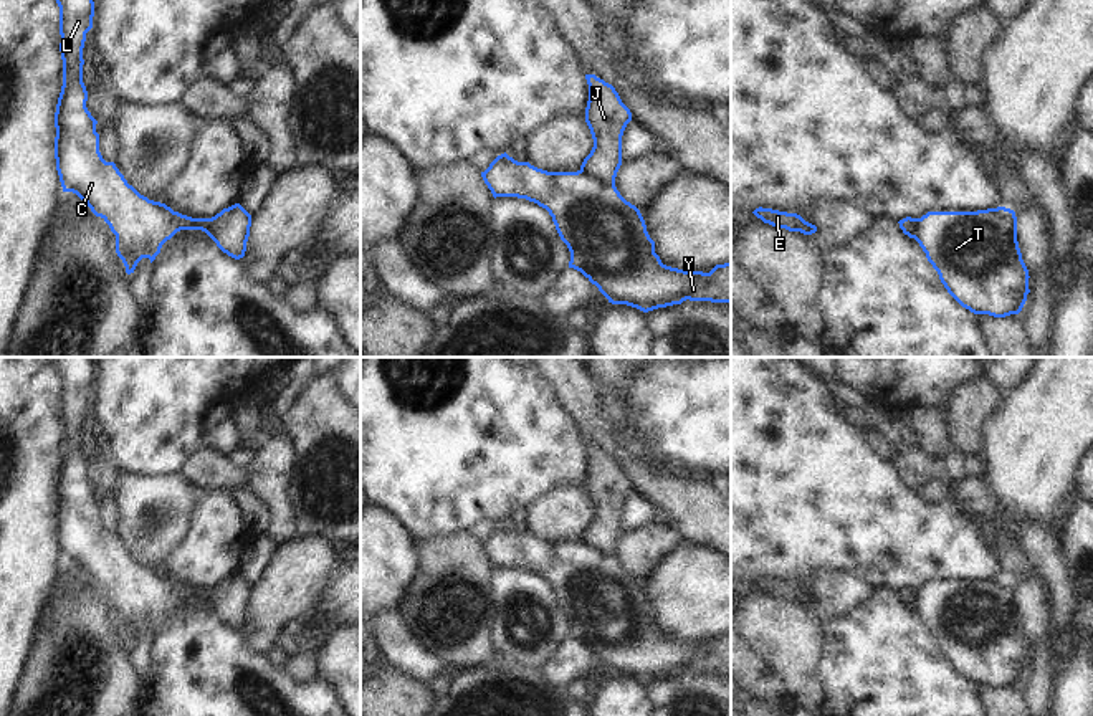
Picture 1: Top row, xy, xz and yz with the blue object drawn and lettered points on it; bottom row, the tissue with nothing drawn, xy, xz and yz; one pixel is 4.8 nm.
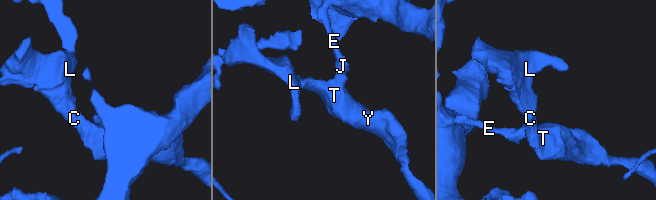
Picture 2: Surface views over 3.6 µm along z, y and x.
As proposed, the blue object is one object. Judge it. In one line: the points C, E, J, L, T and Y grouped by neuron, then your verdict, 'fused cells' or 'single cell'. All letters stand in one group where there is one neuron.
C L T Y / E J | fused cells

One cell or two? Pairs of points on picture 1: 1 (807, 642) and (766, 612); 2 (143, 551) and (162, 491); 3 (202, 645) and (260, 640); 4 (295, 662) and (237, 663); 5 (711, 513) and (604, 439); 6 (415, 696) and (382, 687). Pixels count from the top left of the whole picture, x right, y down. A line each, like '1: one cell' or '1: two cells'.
1: one cell
2: one cell
3: two cells
4: two cells
5: one cell
6: one cell

